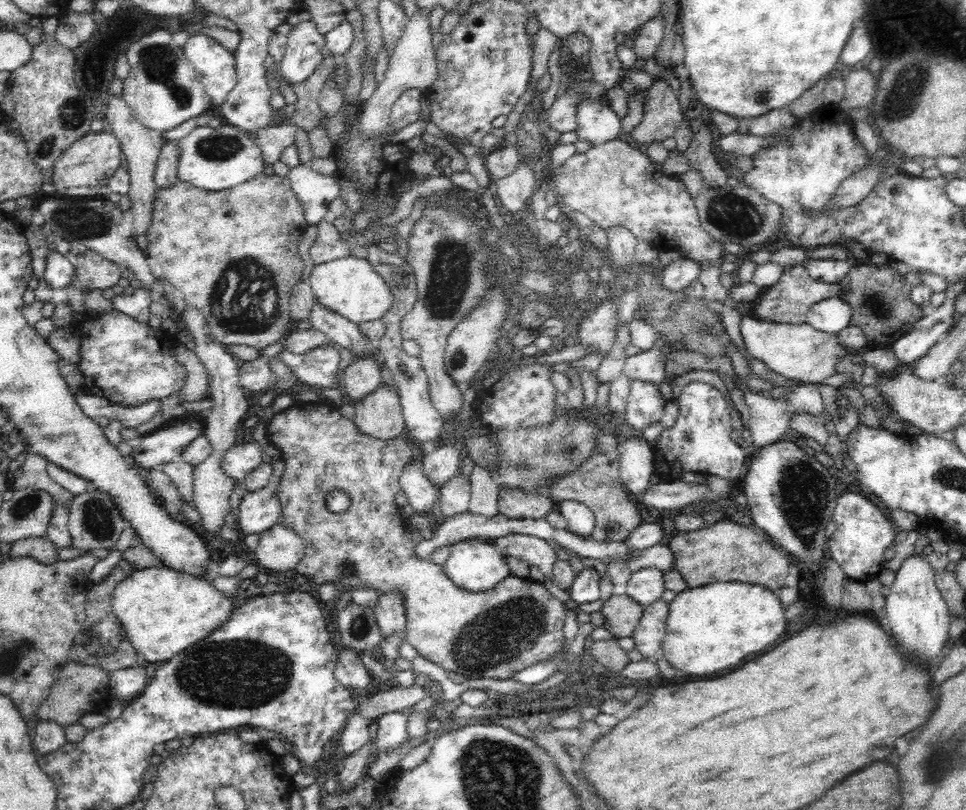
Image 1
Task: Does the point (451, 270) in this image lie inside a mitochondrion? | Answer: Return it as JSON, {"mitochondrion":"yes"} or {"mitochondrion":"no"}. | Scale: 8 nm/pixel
{"mitochondrion":"yes"}

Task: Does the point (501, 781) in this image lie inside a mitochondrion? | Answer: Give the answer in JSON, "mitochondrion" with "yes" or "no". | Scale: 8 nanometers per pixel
{"mitochondrion":"yes"}

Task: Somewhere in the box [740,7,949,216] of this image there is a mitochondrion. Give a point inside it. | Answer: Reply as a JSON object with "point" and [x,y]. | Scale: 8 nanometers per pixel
{"point":[899,103]}

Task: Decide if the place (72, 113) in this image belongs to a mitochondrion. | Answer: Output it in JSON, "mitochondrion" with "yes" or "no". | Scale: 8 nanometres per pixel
{"mitochondrion":"yes"}

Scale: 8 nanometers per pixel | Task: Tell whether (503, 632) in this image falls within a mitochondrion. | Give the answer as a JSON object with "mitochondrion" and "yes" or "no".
{"mitochondrion":"yes"}

